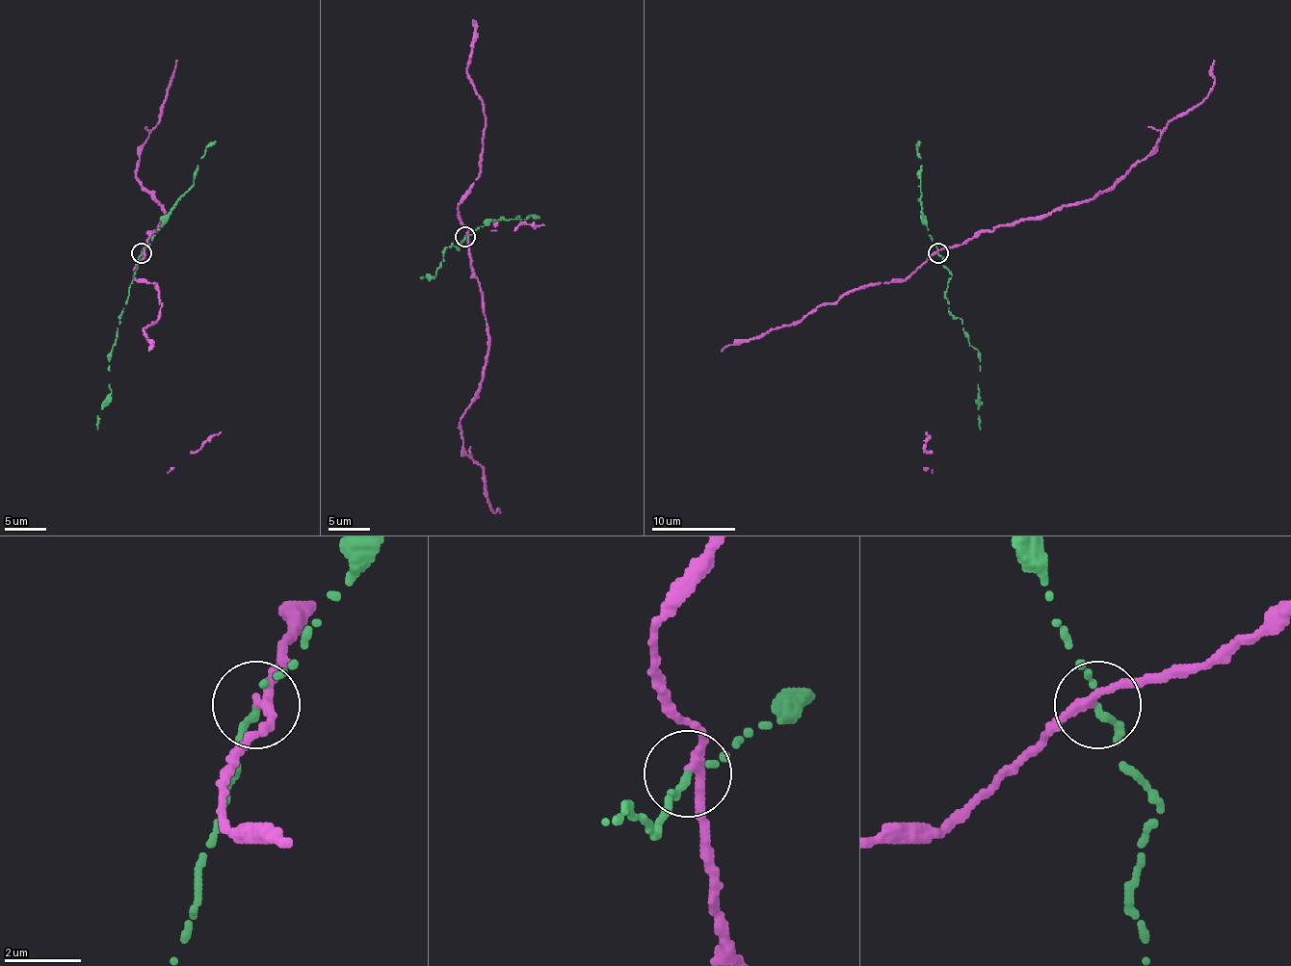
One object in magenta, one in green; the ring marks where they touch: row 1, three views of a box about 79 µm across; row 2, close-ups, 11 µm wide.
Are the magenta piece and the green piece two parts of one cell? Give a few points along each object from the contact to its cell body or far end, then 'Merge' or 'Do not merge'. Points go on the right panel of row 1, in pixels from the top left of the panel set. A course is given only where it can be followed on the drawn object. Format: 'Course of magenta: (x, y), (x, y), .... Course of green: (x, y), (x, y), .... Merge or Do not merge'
Course of magenta: (936, 253), (997, 226), (1093, 199), (1151, 151), (1172, 119), (1207, 94), (1214, 60). Course of green: (938, 253), (951, 276), (945, 293), (949, 312), (961, 320), (965, 337), (978, 352), (980, 429). Do not merge

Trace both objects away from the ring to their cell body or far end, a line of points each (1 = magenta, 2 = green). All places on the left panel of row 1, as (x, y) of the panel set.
1: (141, 253), (147, 239), (164, 218), (162, 205), (137, 178), (139, 151), (160, 119), (160, 107), (176, 60)
2: (141, 253), (122, 312), (118, 337), (110, 352), (112, 393), (97, 416), (97, 429)

